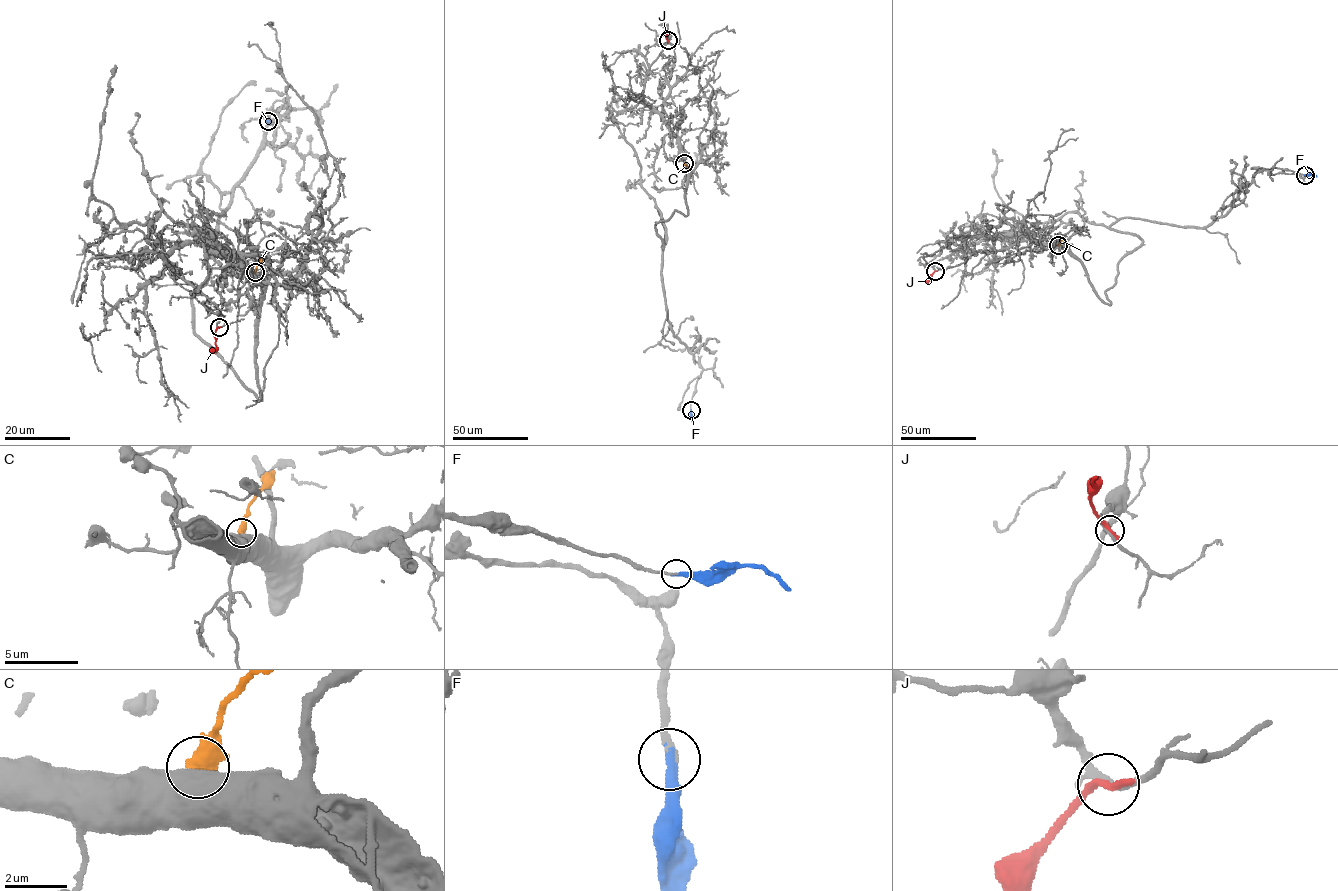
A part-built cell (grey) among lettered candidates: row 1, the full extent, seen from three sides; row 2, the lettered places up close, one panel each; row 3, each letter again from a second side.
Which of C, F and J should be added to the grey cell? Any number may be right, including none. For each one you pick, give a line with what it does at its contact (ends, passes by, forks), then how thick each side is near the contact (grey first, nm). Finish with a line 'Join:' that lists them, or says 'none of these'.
F: it ends | 180/360 nm
Join: F

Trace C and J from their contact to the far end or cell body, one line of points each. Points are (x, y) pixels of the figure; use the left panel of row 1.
C: (254, 272), (262, 259)
J: (219, 327), (215, 333), (216, 347), (211, 351)

